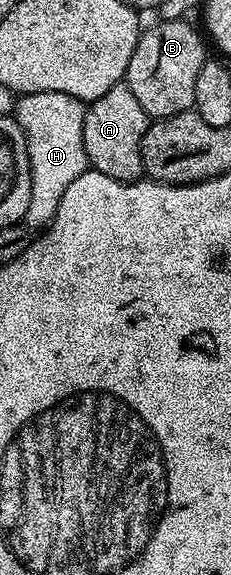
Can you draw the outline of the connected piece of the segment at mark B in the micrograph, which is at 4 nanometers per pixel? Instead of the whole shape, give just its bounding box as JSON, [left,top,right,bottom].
[124,19,208,120]

